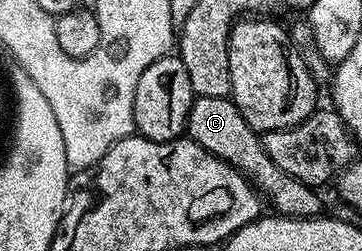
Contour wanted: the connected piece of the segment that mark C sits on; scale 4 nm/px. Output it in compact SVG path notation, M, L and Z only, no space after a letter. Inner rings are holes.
M197 97L188 113L187 137L206 148L223 162L228 162L240 174L243 174L257 191L273 206L277 215L285 218L315 218L321 213L320 198L313 187L302 184L294 176L282 172L270 156L266 156L261 135L252 130L243 119L242 112L232 102L231 97ZM268 197L268 198L267 198Z

